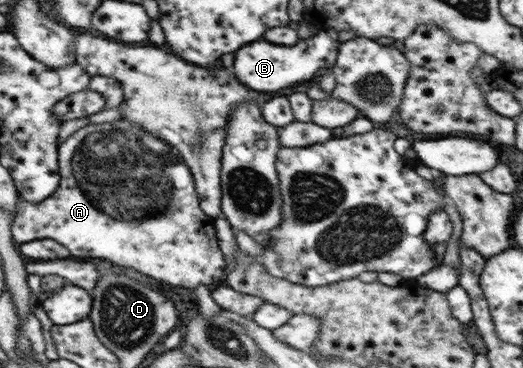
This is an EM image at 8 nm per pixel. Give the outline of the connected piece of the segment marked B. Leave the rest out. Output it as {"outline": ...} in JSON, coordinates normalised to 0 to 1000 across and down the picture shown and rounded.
{"outline":[[[604,84],[589,109],[574,109],[562,125],[524,125],[516,114],[482,114],[463,125],[447,158],[447,190],[463,228],[493,250],[532,250],[547,239],[562,239],[566,228],[585,228],[589,217],[608,217],[610,207],[639,179],[654,114],[646,109],[646,84]]]}

